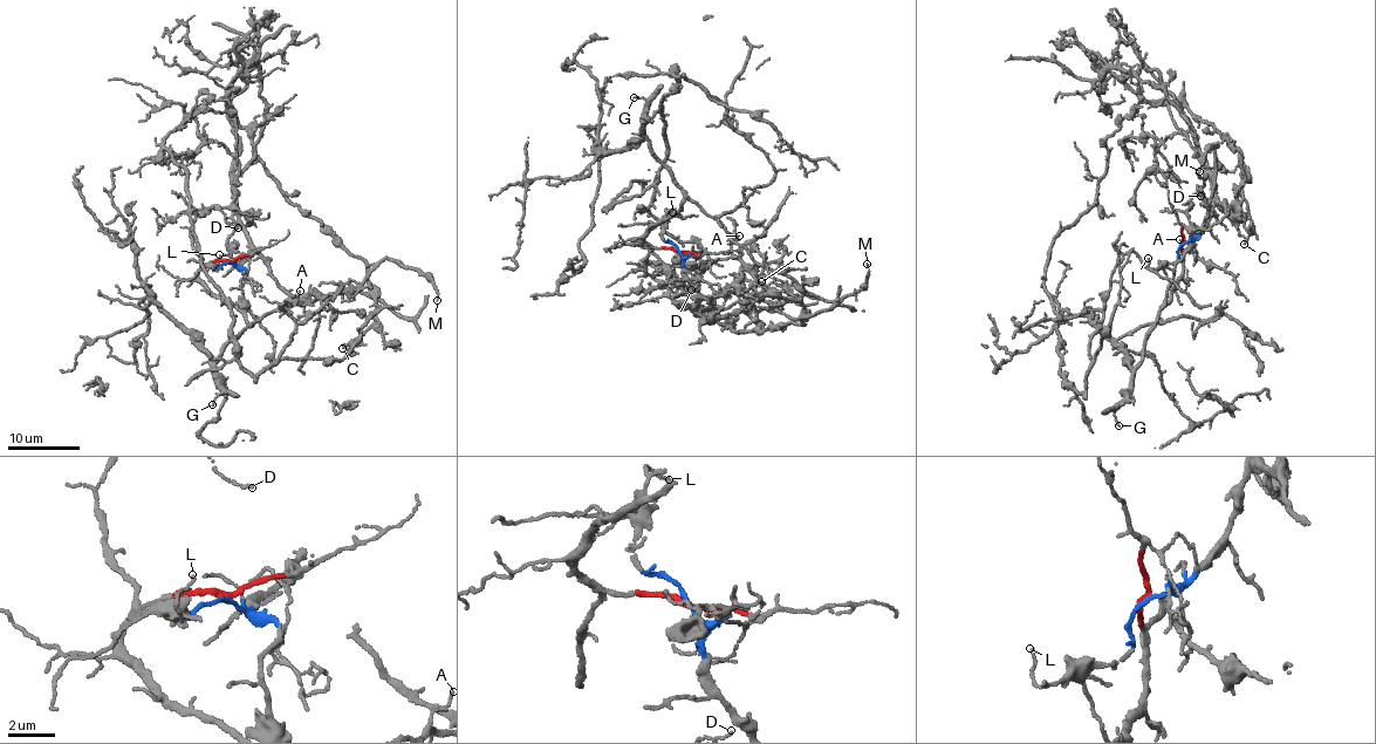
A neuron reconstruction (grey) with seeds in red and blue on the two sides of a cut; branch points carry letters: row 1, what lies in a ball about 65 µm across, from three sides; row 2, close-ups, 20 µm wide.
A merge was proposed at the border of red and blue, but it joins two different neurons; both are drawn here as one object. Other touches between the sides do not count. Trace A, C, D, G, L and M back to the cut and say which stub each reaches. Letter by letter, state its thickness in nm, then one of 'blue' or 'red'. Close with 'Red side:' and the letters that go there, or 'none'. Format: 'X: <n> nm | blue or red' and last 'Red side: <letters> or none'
A: 110 nm | red
C: 180 nm | blue
D: 90 nm | blue
G: 120 nm | red
L: 100 nm | blue
M: 100 nm | red
Red side: A, G, M

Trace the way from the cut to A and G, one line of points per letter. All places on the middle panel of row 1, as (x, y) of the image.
A: (678, 251), (657, 247), (642, 236), (679, 209), (686, 199), (698, 204), (727, 231), (739, 236)
G: (678, 251), (657, 247), (642, 236), (679, 209), (684, 197), (645, 136), (641, 121), (647, 102), (634, 97)

